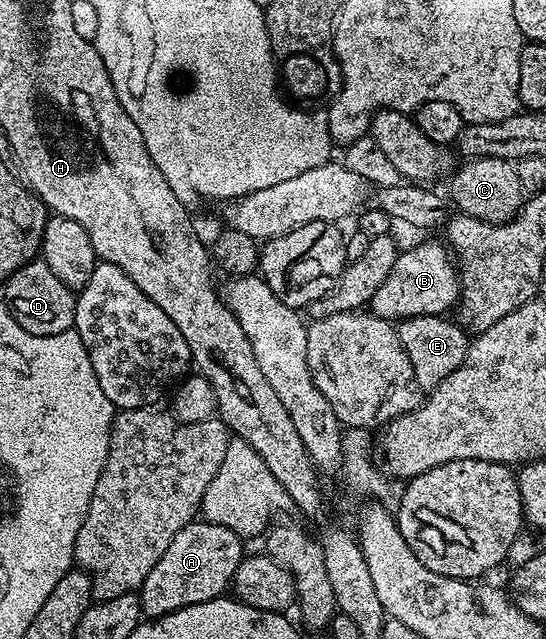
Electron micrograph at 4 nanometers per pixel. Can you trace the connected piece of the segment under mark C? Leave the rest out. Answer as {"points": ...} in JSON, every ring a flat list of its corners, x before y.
{"points":[[473,157,464,160,450,174,449,180,451,180,449,197,454,208,456,205,456,210,459,213,469,215,473,219,502,225,513,220,523,207,525,194,521,187,521,179,517,179,514,161,491,157]]}

